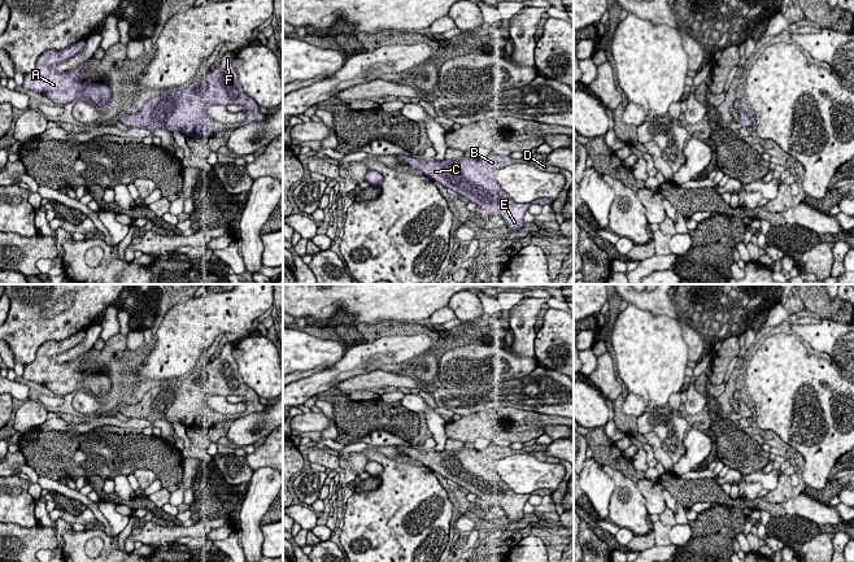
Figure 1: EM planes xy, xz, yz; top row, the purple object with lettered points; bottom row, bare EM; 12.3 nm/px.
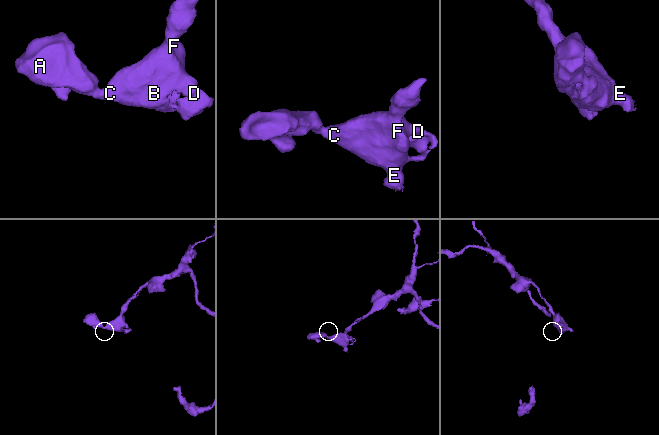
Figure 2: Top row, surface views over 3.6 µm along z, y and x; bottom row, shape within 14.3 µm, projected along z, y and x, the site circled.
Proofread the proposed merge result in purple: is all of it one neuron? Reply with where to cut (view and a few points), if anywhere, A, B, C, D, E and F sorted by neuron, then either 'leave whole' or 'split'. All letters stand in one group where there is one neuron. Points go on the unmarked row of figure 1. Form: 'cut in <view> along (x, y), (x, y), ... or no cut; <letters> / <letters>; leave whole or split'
no cut; A B C D E F; leave whole

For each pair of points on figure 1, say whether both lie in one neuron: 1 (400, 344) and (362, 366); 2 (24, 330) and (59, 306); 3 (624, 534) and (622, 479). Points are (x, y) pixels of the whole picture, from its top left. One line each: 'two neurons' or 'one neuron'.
1: one neuron
2: two neurons
3: two neurons

